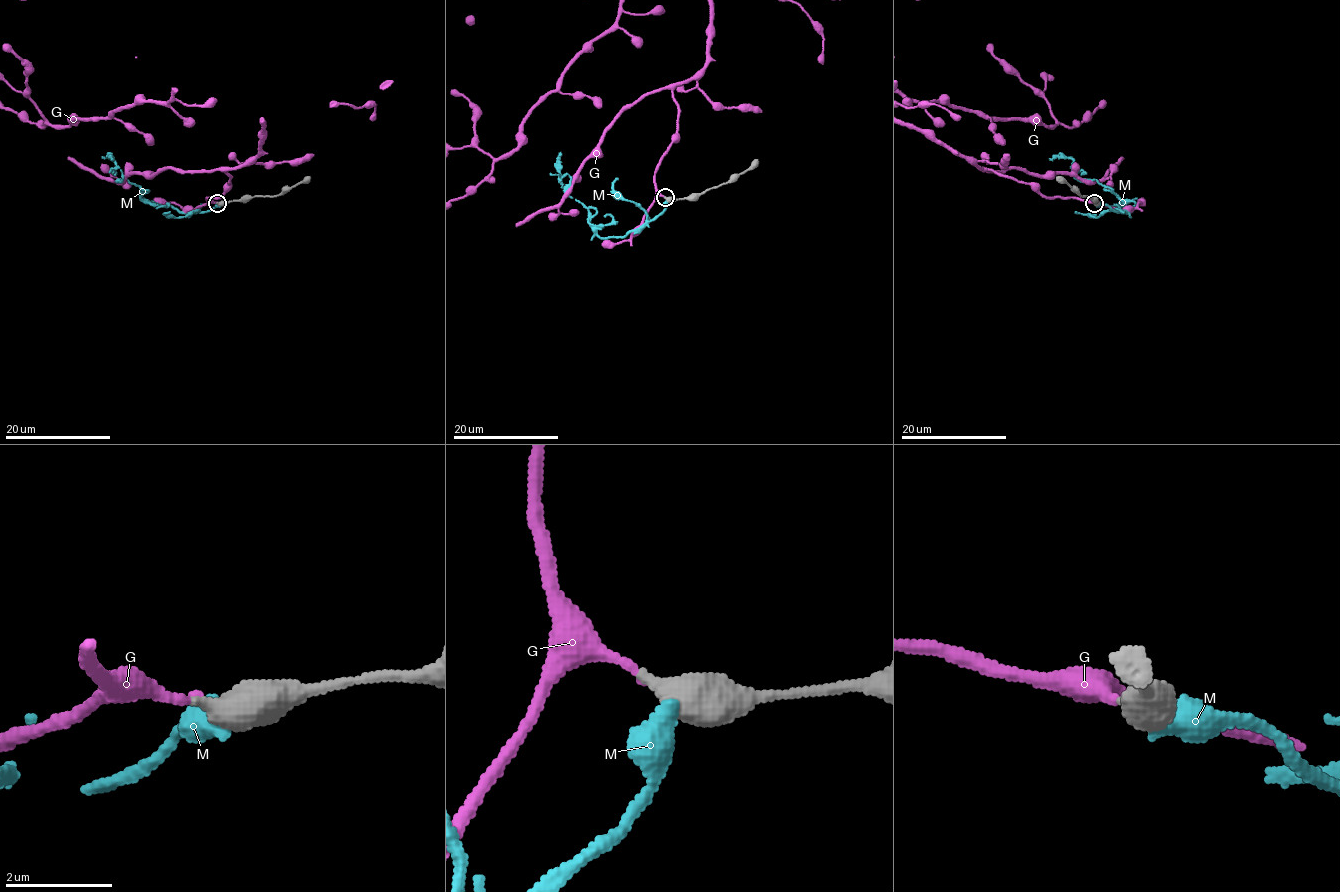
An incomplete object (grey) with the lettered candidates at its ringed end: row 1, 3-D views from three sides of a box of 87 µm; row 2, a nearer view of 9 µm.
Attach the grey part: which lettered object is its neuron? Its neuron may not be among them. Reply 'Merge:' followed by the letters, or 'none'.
Merge: G

